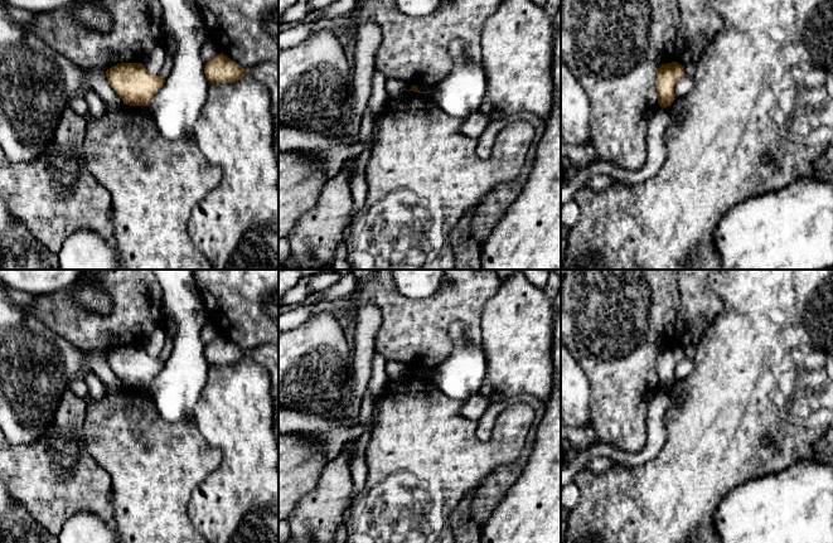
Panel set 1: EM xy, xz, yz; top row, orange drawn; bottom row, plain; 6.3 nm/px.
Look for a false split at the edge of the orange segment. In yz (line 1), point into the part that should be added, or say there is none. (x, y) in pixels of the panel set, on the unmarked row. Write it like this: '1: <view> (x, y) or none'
1: none

